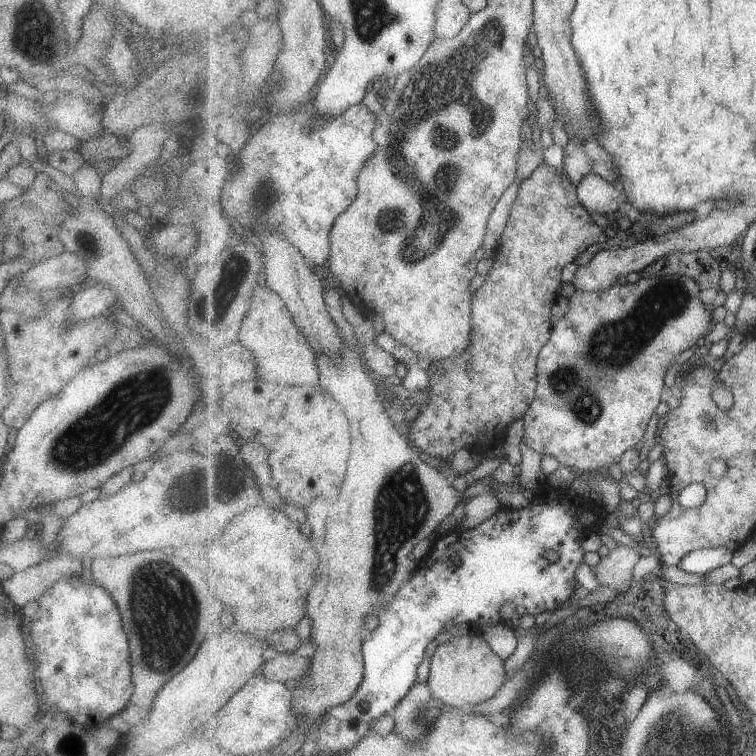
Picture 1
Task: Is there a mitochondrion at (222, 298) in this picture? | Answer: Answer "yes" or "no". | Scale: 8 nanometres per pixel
yes

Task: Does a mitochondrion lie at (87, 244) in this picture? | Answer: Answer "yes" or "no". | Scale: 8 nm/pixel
no

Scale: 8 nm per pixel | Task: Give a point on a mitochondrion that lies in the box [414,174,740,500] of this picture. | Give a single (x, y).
(613, 344)

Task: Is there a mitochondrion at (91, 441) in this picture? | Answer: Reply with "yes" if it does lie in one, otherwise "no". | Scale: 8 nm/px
yes

